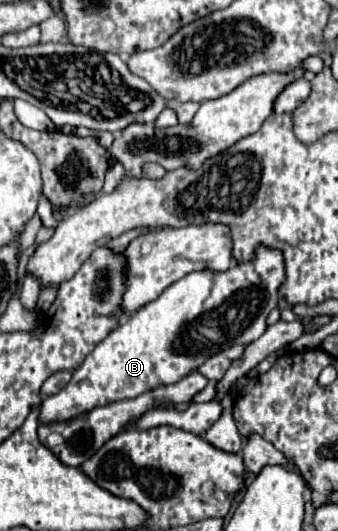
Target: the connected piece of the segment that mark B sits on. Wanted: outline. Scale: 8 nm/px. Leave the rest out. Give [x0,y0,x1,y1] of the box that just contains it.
[39,246,285,422]

